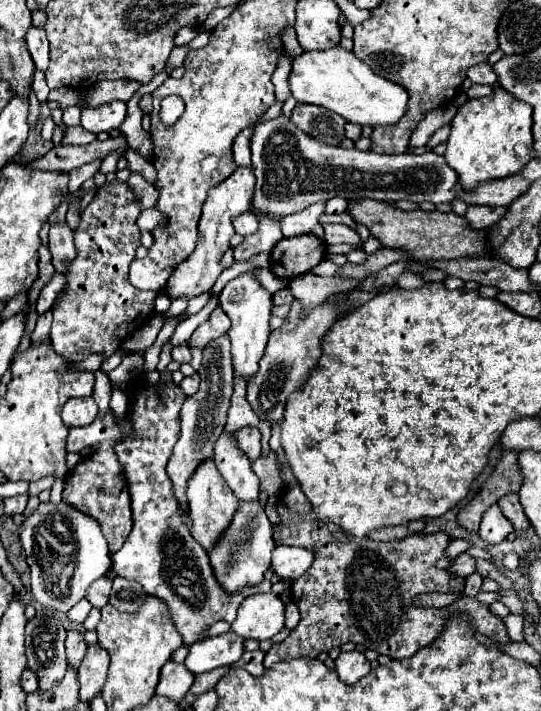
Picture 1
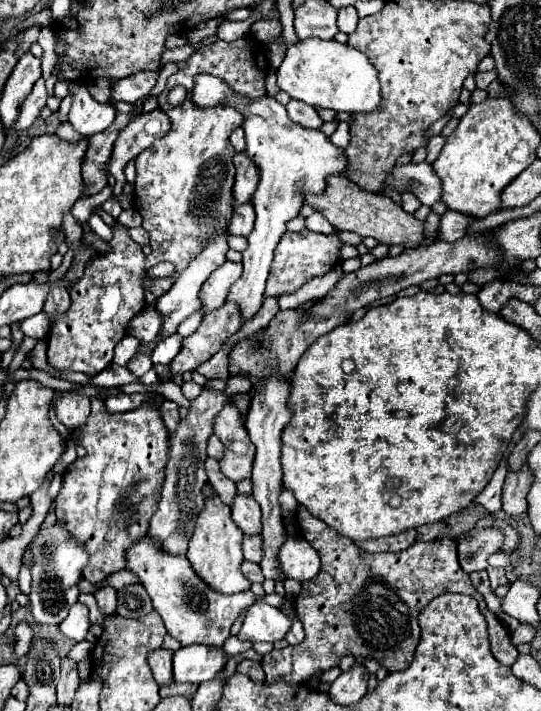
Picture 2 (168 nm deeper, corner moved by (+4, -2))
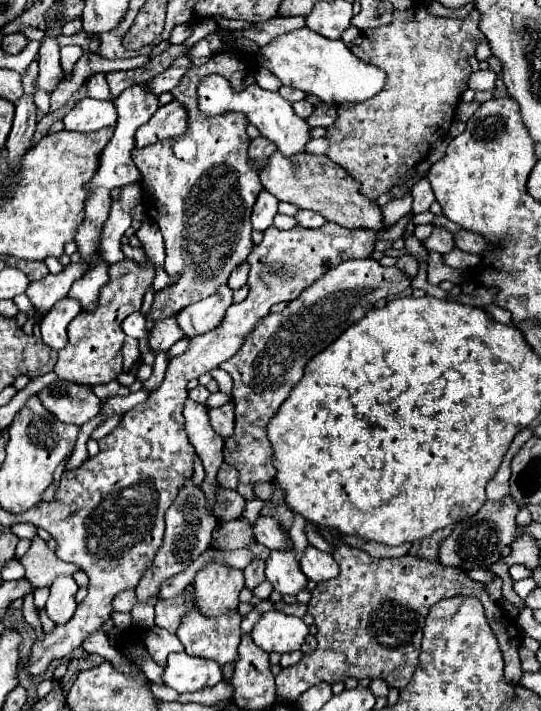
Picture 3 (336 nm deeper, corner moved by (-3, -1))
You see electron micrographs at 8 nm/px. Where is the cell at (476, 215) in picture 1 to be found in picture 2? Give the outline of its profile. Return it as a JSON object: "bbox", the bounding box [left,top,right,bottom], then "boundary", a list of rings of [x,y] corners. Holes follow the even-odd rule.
{"bbox":[438,211,472,243],"boundary":[[[446,211],[446,213],[440,217],[438,239],[440,239],[440,241],[446,241],[446,243],[454,243],[454,241],[462,239],[462,237],[466,235],[466,225],[468,225],[470,221],[472,221],[472,219],[468,219],[468,217],[462,215],[462,213]]]}

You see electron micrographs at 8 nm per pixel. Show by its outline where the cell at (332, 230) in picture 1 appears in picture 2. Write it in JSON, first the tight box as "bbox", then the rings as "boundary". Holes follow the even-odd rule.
{"bbox":[306,211,334,233],"boundary":[[[314,211],[310,217],[306,217],[306,225],[310,231],[316,231],[316,233],[334,233],[334,227],[318,211]]]}

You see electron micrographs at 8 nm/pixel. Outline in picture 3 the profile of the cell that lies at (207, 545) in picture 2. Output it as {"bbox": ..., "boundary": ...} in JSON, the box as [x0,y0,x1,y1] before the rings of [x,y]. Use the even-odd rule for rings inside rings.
{"bbox":[195,562,245,616],"boundary":[[[207,562],[195,574],[195,596],[201,612],[209,616],[225,614],[239,604],[239,592],[245,586],[243,570],[225,562]]]}

